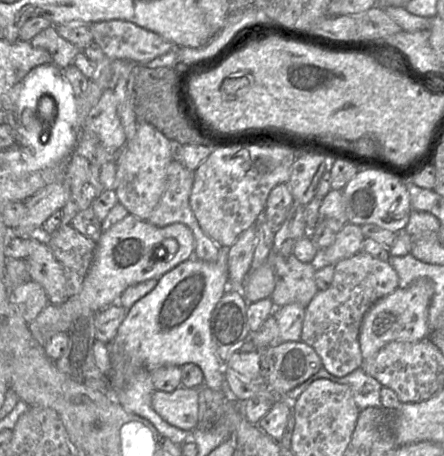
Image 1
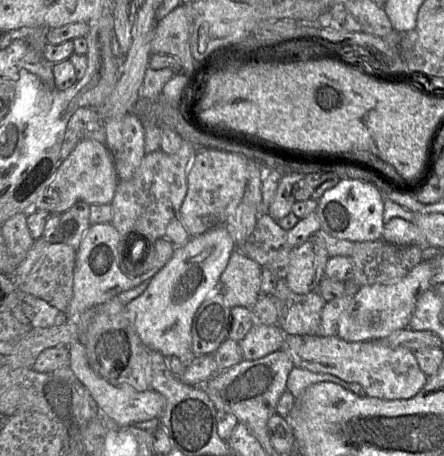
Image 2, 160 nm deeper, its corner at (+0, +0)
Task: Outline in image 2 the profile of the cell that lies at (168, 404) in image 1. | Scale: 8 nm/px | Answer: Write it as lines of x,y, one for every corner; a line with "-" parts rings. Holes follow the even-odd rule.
74,342
68,345
69,367
77,379
90,392
99,410
117,425
135,426
136,423
159,418
165,407
165,398
154,391
138,391
128,384
115,385
100,377
90,366
84,345

